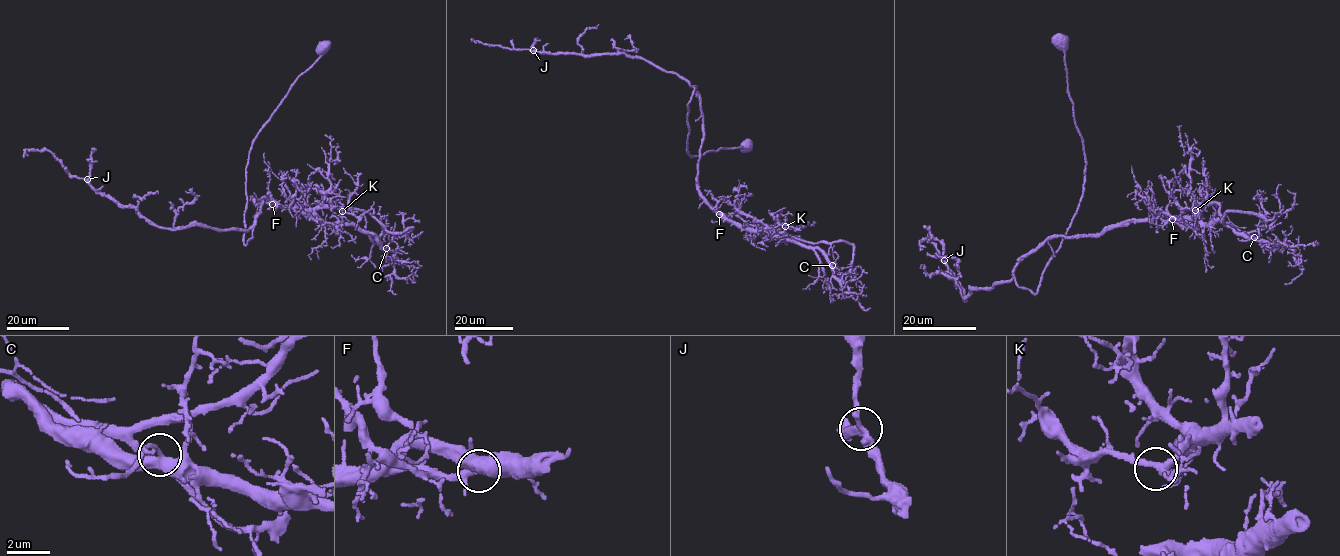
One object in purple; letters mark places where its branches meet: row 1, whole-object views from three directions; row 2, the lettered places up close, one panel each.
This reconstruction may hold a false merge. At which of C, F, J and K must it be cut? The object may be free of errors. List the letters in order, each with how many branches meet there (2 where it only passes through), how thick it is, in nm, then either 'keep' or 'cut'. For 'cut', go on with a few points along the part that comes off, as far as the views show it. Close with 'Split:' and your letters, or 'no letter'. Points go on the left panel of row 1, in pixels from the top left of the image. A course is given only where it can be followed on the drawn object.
C: branches 3; calibre 360 nm; keep
F: branches 3; calibre 480 nm; keep
J: branches 3; calibre 340 nm; keep
K: branches 3; calibre 320 nm; keep
Split: no letter

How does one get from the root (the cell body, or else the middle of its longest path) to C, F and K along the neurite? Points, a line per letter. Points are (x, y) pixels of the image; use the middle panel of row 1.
C: (746, 145), (689, 154), (688, 107), (694, 88), (703, 121), (698, 194), (729, 219), (815, 247), (832, 265)
F: (746, 145), (689, 154), (688, 107), (694, 88), (703, 121), (698, 194), (719, 214)
K: (746, 145), (689, 154), (688, 107), (694, 88), (703, 121), (698, 194), (746, 228), (782, 232), (785, 226)

